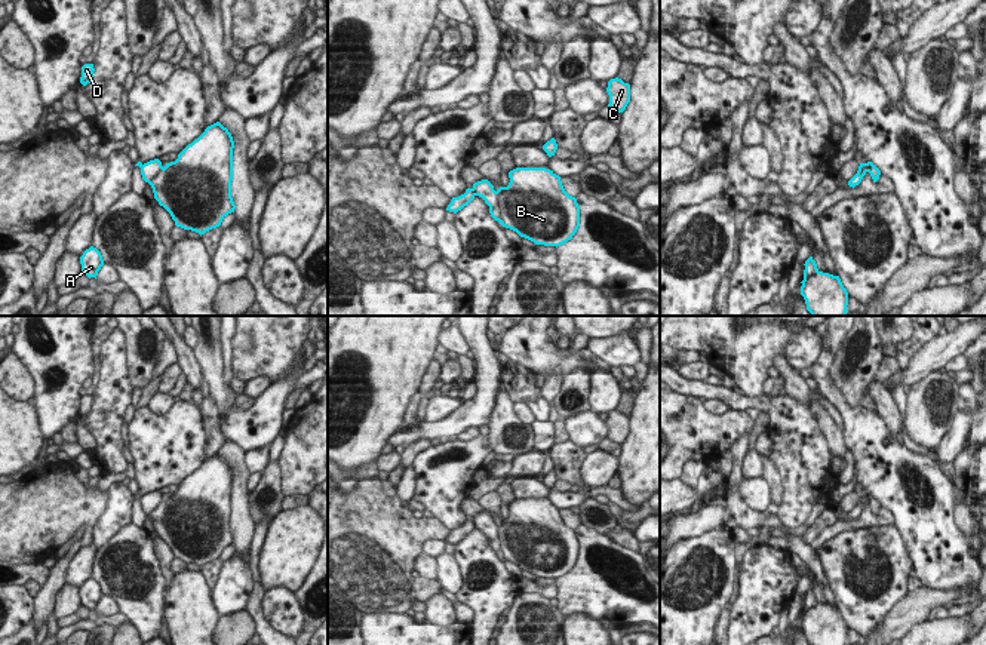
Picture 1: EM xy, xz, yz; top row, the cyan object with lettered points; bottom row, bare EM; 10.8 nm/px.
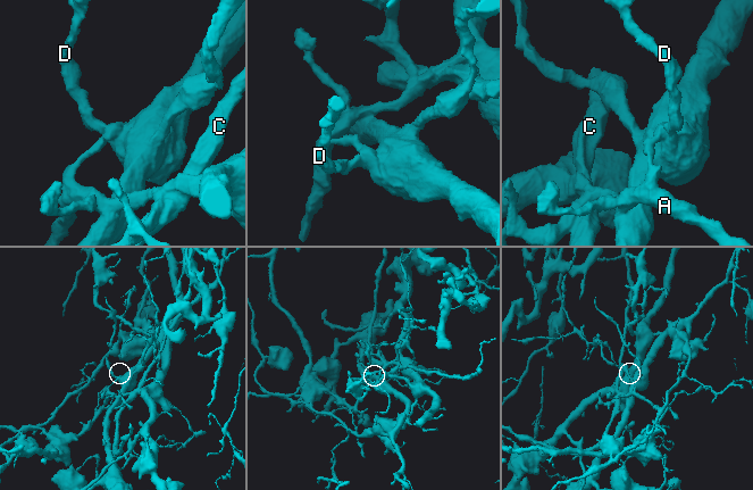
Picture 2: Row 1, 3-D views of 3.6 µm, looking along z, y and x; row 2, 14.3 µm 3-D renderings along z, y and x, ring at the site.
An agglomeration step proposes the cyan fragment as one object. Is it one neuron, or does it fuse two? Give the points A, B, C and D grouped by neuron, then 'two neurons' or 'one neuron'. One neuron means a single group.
A C / B D | two neurons

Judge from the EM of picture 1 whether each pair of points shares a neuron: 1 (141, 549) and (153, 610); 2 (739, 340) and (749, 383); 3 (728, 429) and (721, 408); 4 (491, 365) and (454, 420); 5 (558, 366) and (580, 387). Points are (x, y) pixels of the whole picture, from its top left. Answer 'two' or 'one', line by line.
1: one
2: one
3: two
4: one
5: two

